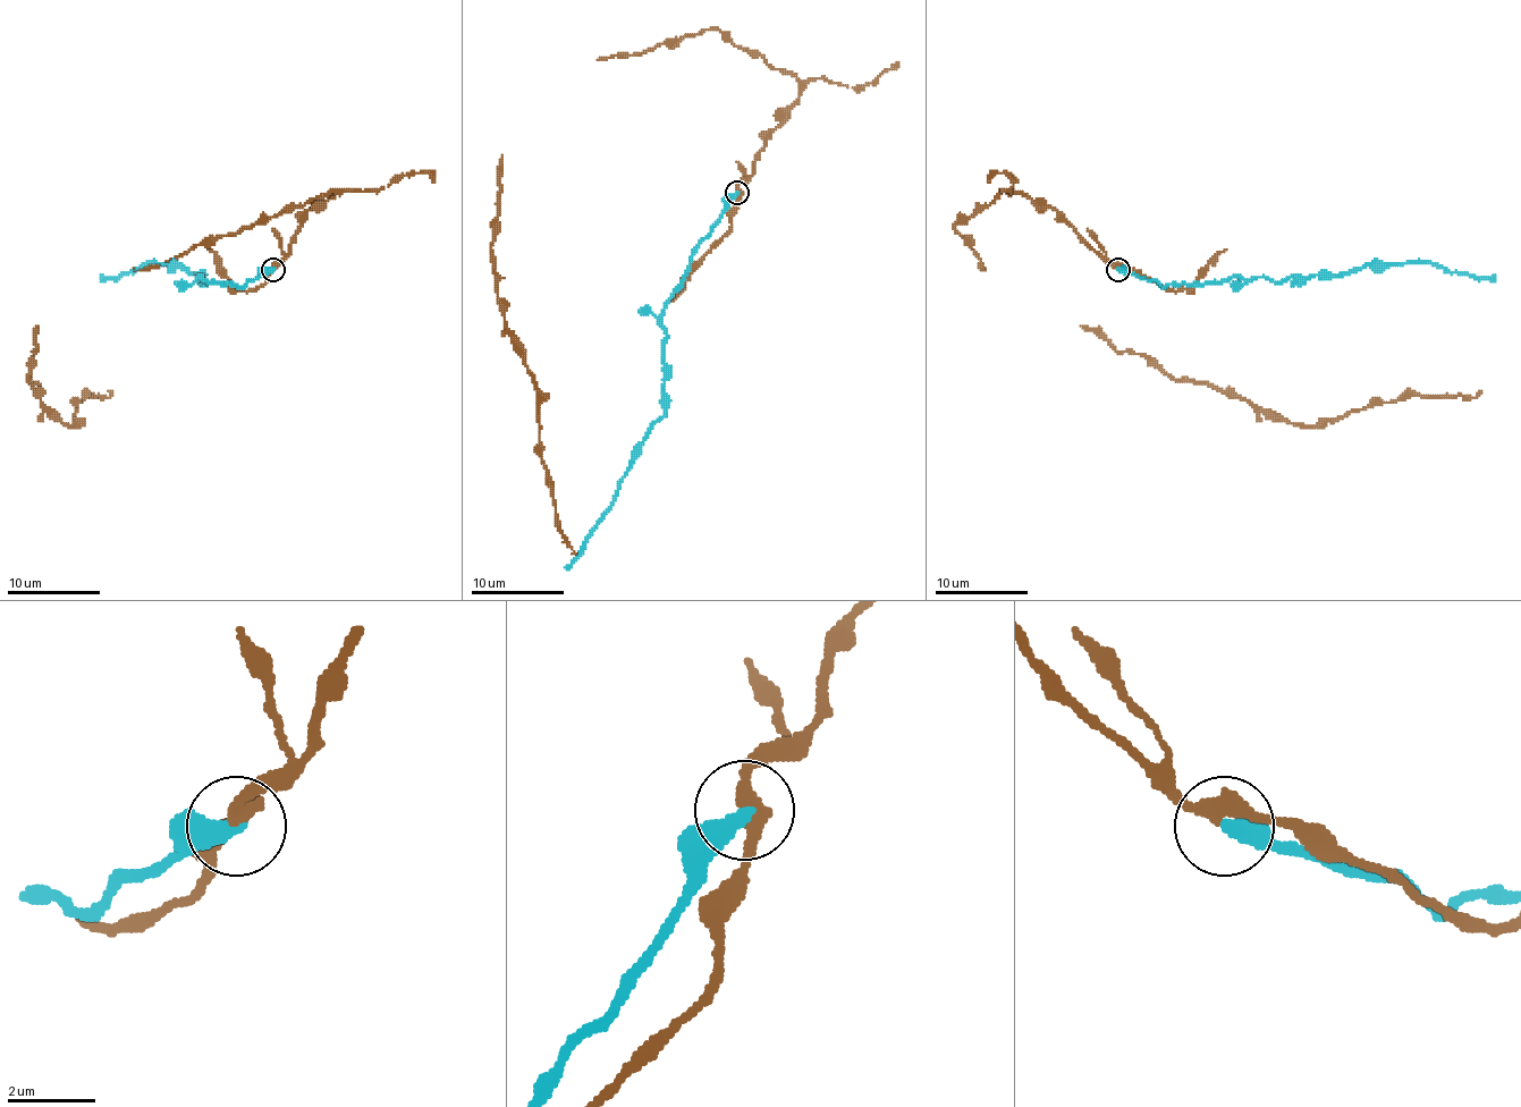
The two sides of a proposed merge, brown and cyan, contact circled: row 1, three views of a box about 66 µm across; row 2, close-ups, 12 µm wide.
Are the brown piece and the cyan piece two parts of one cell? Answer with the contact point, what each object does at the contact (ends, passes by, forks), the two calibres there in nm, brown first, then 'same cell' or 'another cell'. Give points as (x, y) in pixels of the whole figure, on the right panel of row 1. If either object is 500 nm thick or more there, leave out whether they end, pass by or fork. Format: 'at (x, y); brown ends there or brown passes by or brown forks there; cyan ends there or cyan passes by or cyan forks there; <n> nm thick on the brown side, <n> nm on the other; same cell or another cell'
at (1117, 269); brown passes by; cyan ends there; 360 nm thick on the brown side, 400 nm on the other; another cell

